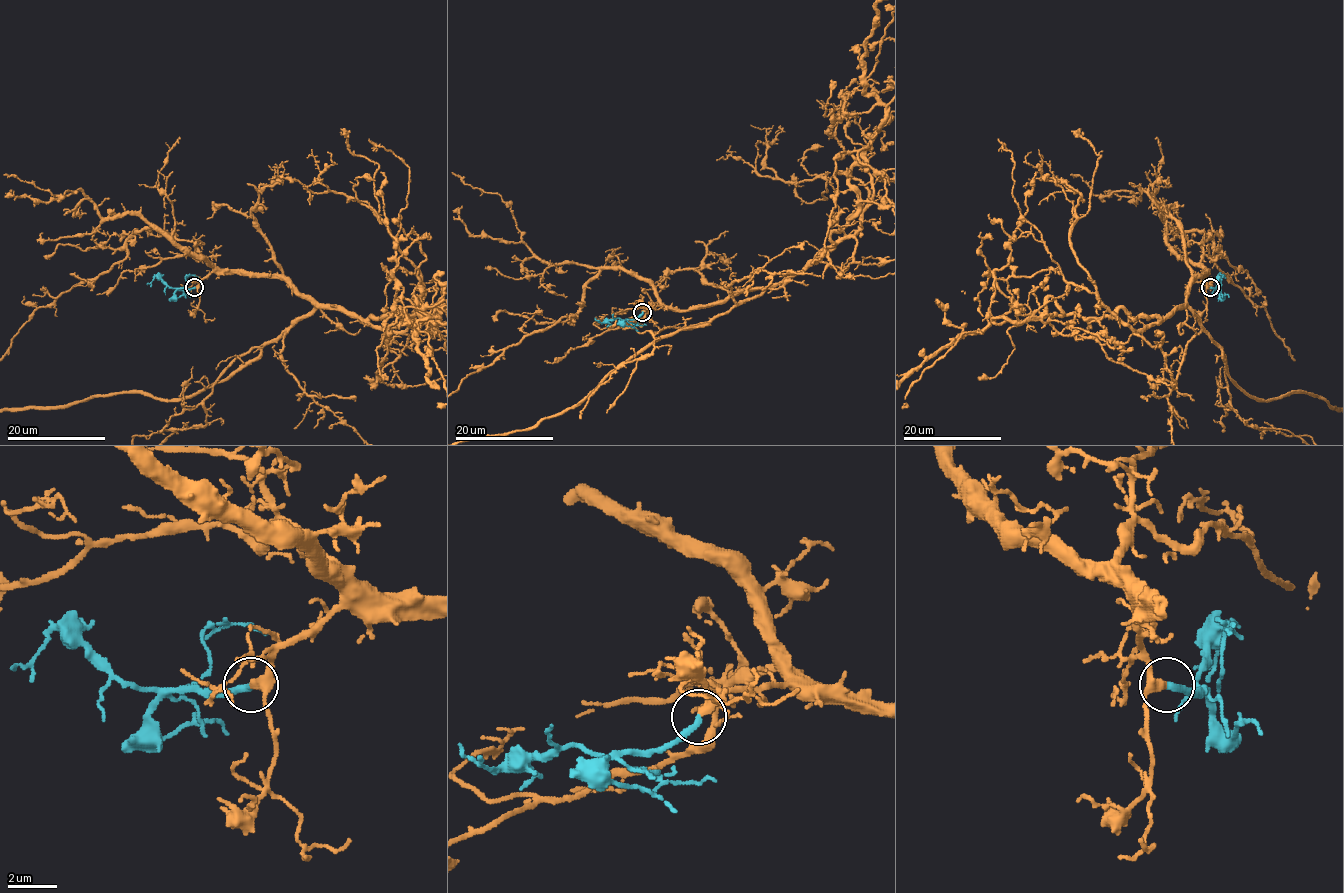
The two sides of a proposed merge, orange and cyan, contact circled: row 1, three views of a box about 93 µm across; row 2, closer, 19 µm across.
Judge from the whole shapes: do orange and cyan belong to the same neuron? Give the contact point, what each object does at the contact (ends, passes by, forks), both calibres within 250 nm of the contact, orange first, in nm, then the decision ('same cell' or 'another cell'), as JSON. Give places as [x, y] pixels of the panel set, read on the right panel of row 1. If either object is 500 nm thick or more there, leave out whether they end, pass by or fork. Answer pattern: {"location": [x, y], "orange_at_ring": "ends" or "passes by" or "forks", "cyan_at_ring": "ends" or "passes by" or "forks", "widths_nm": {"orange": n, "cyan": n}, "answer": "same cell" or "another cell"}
{"location": [1210, 287], "orange_at_ring": "passes by", "cyan_at_ring": "ends", "widths_nm": {"orange": 300, "cyan": 280}, "answer": "same cell"}

